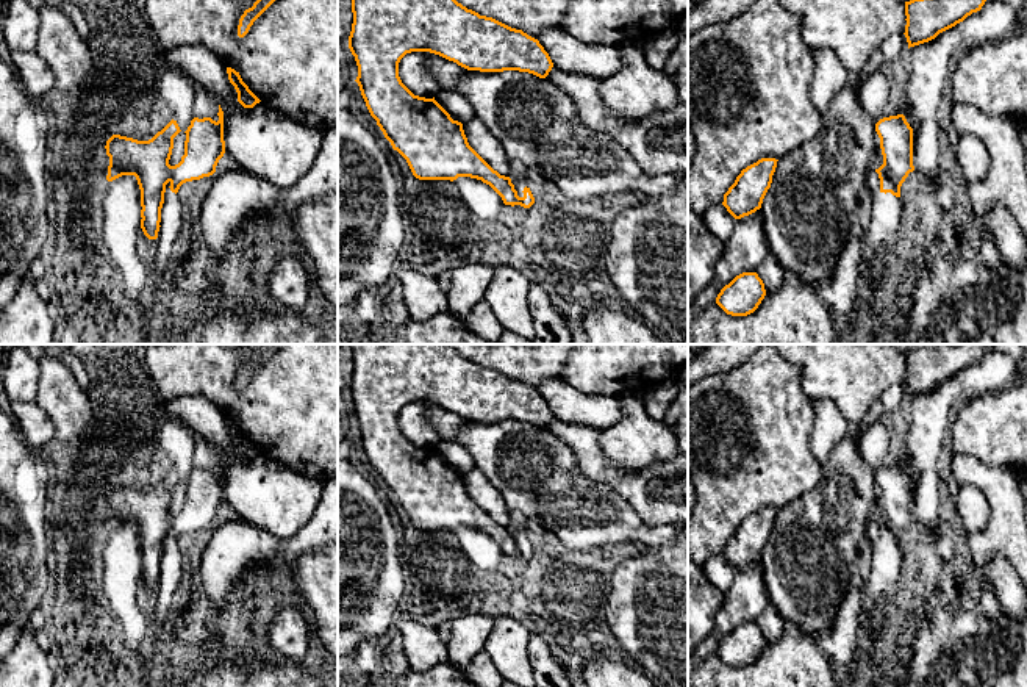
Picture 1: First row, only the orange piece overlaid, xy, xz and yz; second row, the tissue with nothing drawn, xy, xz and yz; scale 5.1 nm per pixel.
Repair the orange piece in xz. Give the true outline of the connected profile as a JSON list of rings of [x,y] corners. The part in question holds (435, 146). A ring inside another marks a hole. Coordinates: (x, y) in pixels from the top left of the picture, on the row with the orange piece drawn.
[[[352,0],[353,23],[349,36],[349,49],[358,66],[356,83],[370,116],[391,142],[408,163],[413,175],[419,180],[456,180],[458,177],[471,177],[489,185],[503,200],[505,205],[521,205],[530,208],[535,197],[525,182],[516,185],[510,177],[494,171],[467,142],[463,124],[453,120],[450,114],[433,99],[414,95],[399,77],[400,59],[411,52],[430,52],[467,70],[503,72],[519,70],[528,72],[539,78],[546,78],[553,63],[538,39],[528,36],[522,30],[511,28],[492,17],[480,16],[467,9],[456,0]]]

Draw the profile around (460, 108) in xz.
[[[441,89],[435,100],[450,114],[453,120],[467,124],[475,119],[475,108],[471,100],[458,91]]]

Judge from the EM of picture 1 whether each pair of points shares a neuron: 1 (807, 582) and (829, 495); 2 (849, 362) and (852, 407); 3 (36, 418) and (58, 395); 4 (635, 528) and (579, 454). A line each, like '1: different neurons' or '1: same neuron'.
1: same neuron
2: same neuron
3: different neurons
4: same neuron

